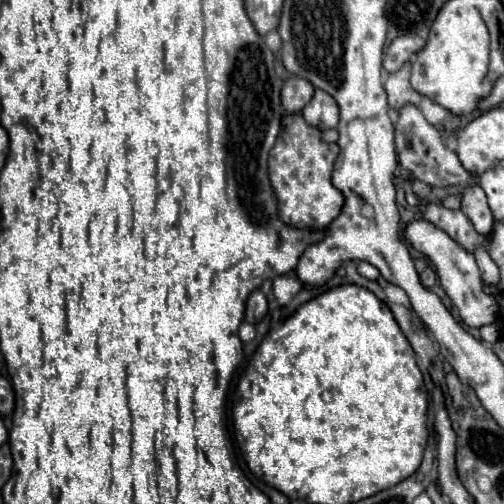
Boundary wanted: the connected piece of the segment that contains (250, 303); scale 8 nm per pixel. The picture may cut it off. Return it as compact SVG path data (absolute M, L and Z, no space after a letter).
M261 290L251 292L251 296L247 298L247 310L245 310L245 322L247 324L257 324L265 318L267 314L267 298Z

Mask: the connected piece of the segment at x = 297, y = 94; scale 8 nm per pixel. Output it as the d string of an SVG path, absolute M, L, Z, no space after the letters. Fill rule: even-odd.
M299 76L289 78L281 90L283 108L289 112L301 112L311 102L313 94L315 94L315 86L309 80Z

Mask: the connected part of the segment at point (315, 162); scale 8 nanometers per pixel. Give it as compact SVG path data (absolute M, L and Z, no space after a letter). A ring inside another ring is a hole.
M291 114L269 152L269 178L275 188L281 220L295 228L327 228L343 210L343 194L331 184L337 144L321 142L321 130L309 126L301 114Z

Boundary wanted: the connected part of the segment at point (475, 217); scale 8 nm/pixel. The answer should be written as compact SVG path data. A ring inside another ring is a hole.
M479 184L463 188L463 198L461 198L461 210L463 214L473 222L475 230L479 234L489 234L493 228L493 214L487 204L487 196Z

